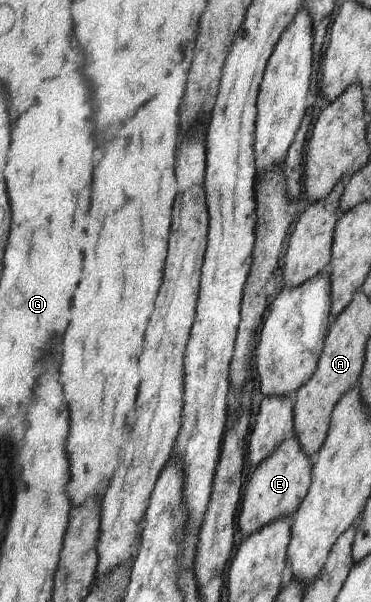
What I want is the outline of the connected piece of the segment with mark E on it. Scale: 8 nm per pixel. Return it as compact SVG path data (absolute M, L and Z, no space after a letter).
M295 436L284 438L273 452L252 470L244 486L244 494L235 518L237 534L246 537L272 520L292 516L306 497L311 482L312 466L309 457L300 449Z

